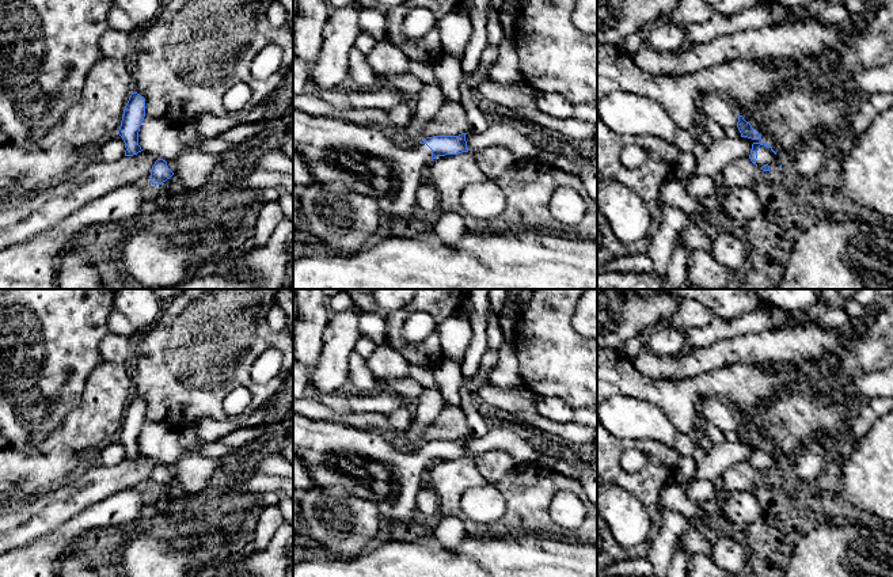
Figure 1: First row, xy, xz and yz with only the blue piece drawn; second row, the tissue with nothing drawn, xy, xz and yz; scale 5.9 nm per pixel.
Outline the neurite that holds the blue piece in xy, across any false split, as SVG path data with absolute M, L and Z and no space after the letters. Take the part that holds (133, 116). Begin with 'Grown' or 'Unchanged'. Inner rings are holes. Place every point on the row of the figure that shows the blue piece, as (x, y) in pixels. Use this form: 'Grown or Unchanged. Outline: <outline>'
Unchanged. Outline: M137 92L132 95L124 109L124 115L118 134L125 143L125 156L133 156L141 152L138 145L138 132L145 117L145 99Z

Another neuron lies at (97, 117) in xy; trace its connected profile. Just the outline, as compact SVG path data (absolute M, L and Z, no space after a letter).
M100 57L90 69L80 100L49 130L42 145L71 144L86 152L118 134L124 109L133 91L133 75L124 60Z

